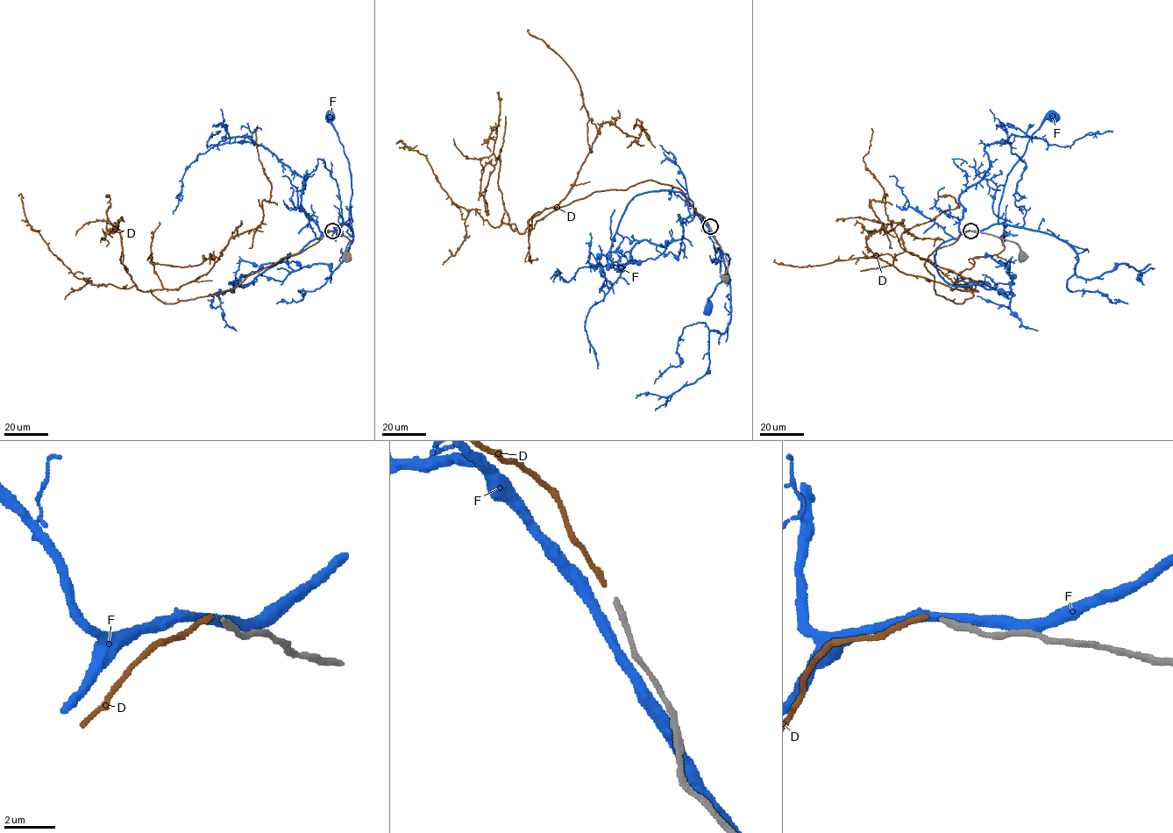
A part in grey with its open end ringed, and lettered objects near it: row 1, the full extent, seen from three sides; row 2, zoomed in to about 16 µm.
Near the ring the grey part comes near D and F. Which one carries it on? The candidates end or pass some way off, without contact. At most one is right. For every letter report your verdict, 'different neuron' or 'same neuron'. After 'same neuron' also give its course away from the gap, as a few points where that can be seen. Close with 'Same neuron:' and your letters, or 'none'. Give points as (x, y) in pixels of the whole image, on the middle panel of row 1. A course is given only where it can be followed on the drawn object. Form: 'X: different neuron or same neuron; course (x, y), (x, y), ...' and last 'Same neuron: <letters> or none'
D: same neuron; course (709, 225), (680, 189), (648, 181), (528, 226), (566, 195), (603, 123), (650, 138), (634, 127)
F: different neuron
Same neuron: D

